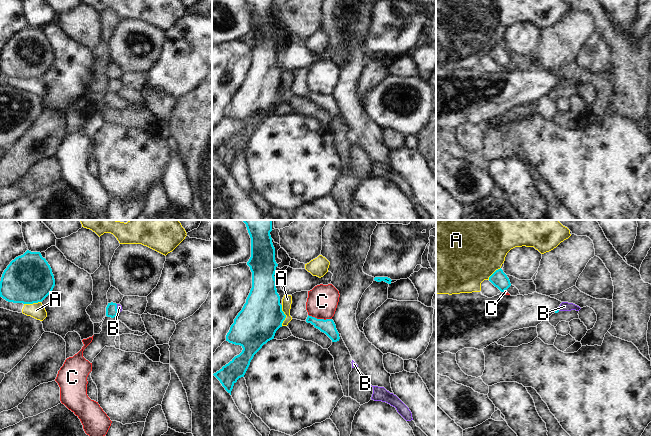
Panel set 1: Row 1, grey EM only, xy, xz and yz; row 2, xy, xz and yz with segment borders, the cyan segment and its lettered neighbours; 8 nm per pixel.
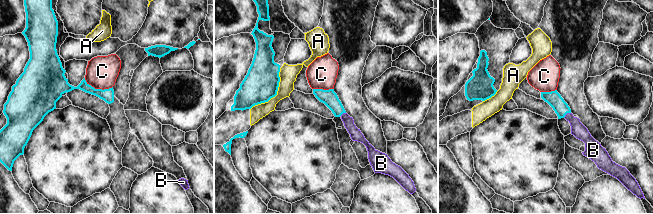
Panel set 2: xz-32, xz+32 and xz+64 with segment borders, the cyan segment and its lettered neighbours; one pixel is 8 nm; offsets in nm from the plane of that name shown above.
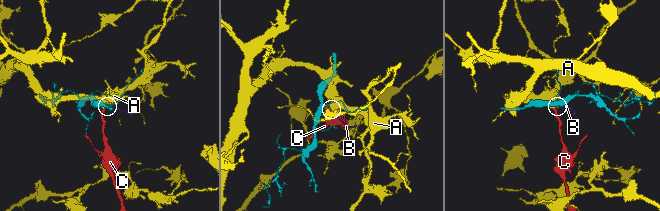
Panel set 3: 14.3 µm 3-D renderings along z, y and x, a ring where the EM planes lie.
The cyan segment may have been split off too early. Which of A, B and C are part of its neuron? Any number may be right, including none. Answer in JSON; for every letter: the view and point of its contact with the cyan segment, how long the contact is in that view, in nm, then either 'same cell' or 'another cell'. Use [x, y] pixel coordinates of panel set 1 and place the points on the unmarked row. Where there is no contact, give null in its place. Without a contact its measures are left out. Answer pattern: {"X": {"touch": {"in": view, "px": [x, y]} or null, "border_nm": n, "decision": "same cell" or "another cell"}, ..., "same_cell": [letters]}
{"A": {"touch": {"in": "xz", "px": [285, 91]}, "border_nm": 170, "decision": "another cell"}, "B": {"touch": {"in": "xy", "px": [116, 84]}, "border_nm": 70, "decision": "same cell"}, "C": {"touch": {"in": "xz", "px": [320, 95]}, "border_nm": 200, "decision": "another cell"}, "same_cell": ["B"]}

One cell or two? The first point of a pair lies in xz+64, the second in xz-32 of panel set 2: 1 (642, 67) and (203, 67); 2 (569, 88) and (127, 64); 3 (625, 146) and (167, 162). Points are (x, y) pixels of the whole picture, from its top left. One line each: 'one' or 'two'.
1: two
2: one
3: two

